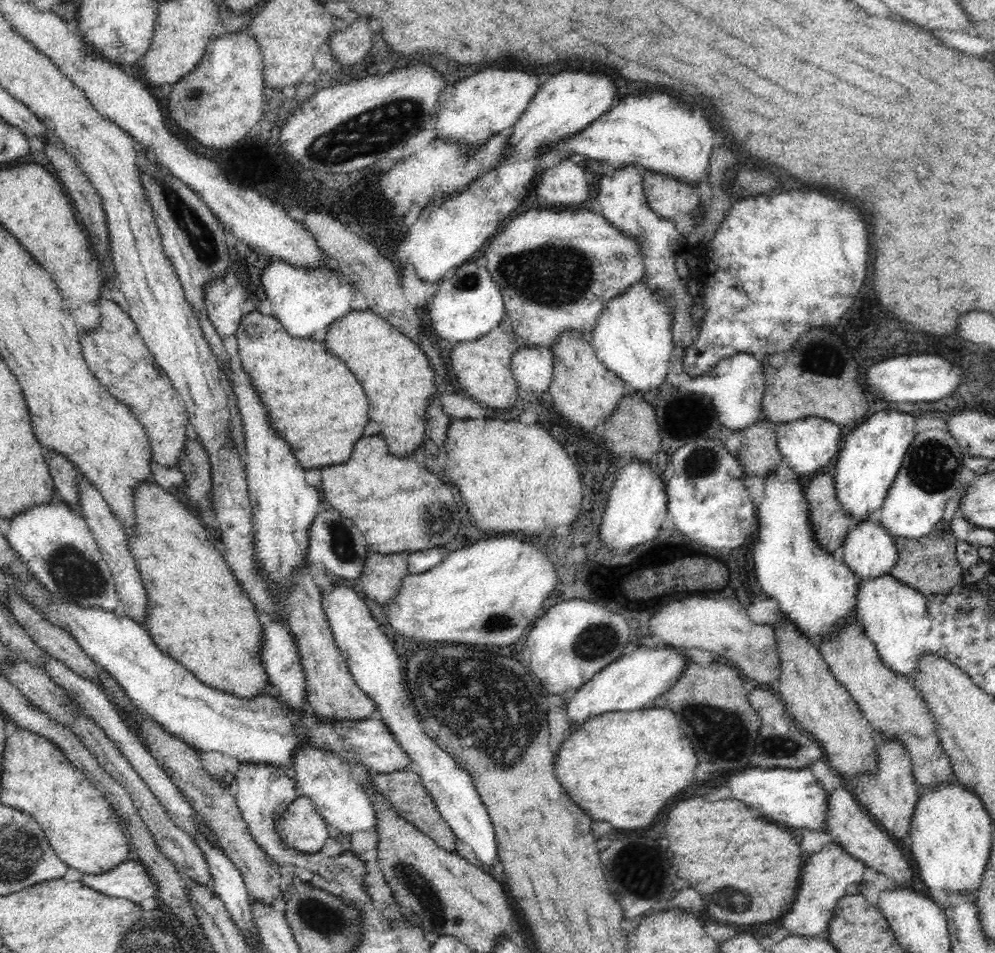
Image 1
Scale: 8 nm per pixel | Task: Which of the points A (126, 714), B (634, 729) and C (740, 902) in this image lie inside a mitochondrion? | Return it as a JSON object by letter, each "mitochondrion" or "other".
{"A":"other","B":"other","C":"mitochondrion"}

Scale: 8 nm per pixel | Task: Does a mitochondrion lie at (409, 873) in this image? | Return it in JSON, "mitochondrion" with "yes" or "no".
{"mitochondrion":"yes"}

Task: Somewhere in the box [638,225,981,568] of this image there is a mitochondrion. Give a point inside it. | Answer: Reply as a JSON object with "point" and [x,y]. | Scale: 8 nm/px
{"point":[931,463]}

